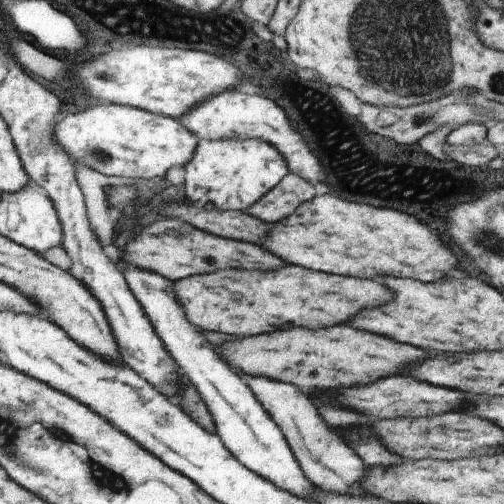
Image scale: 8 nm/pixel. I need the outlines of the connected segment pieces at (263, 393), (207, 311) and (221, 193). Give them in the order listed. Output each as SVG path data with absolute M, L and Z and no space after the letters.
M236 370L236 372L239 373L239 376L245 376L249 380L248 385L253 390L255 398L265 406L265 410L271 414L275 424L281 426L281 430L285 432L287 440L293 446L295 456L299 458L299 462L305 470L305 478L311 484L315 484L323 490L337 493L339 496L345 496L345 494L359 494L361 496L363 494L359 490L359 482L363 476L363 462L347 444L343 444L323 424L321 416L305 400L305 394L299 390L299 386L265 376L251 376L251 374L245 374L241 370Z
M301 265L281 270L225 269L213 274L176 281L177 296L189 312L189 320L201 330L217 330L237 336L269 334L287 327L321 330L352 322L363 306L379 306L391 300L389 288L375 280L331 276Z
M259 138L201 139L197 154L186 166L185 191L189 202L201 208L213 206L221 212L249 210L289 174L285 156Z

